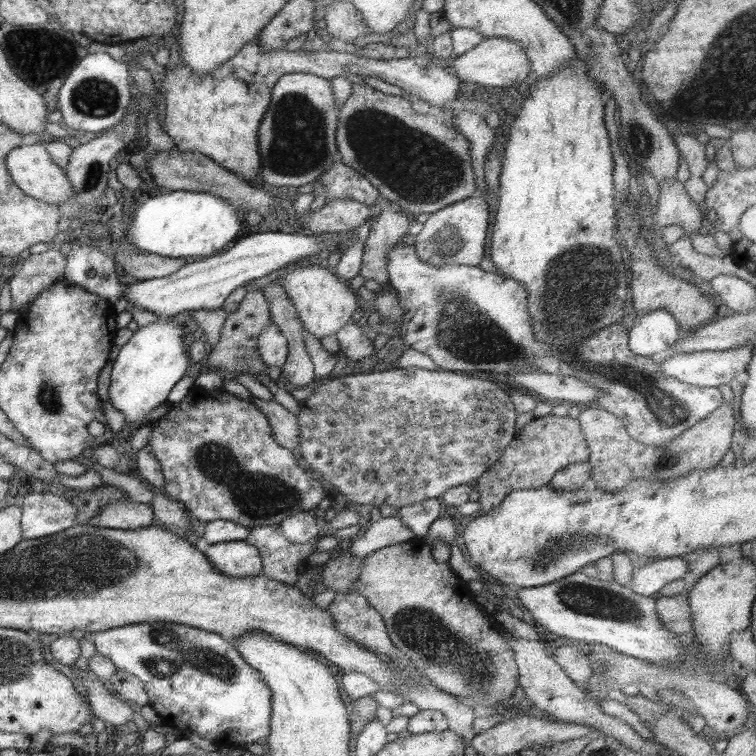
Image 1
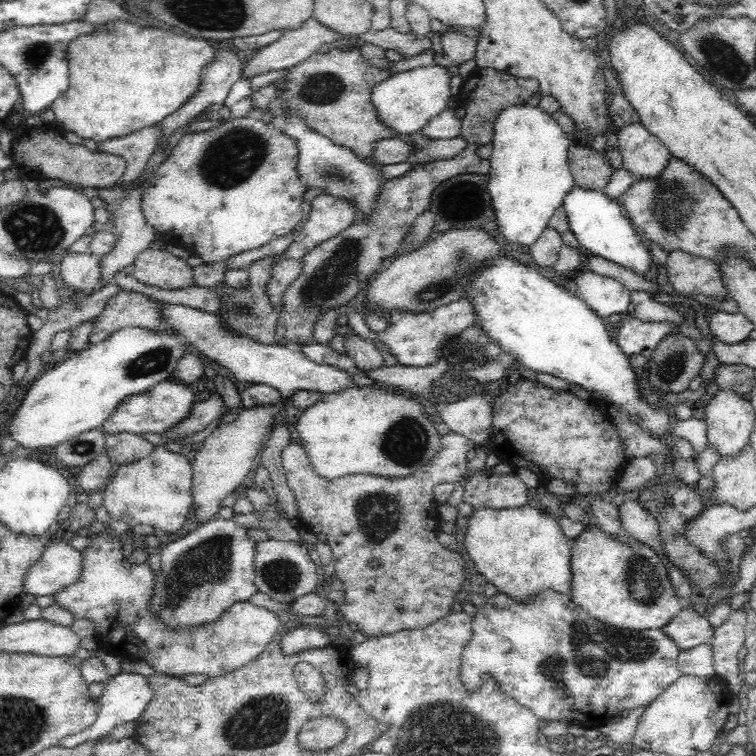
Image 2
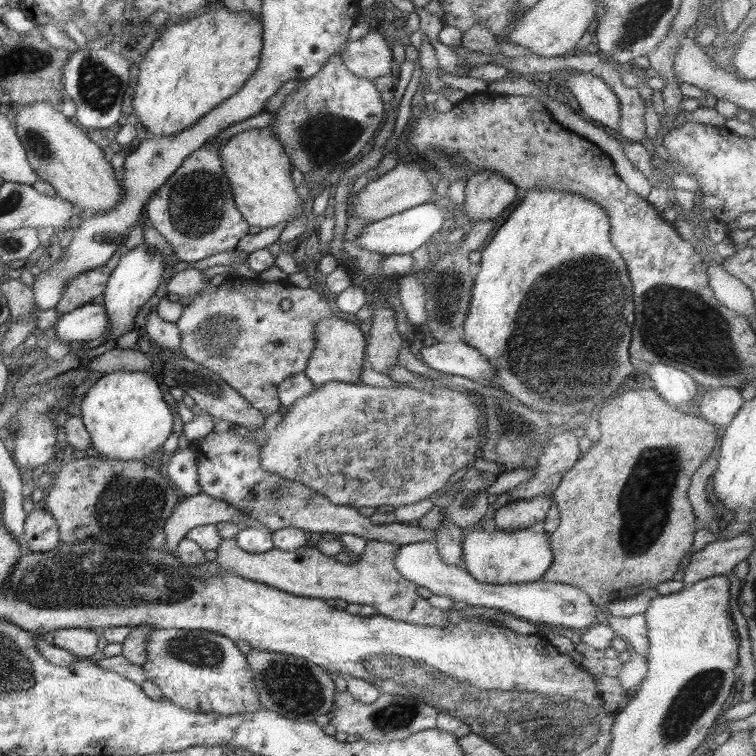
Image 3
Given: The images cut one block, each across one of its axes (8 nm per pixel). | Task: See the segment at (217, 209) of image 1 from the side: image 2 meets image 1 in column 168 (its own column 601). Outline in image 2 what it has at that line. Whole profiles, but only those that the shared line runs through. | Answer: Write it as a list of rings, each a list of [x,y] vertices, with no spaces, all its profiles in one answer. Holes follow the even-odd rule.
[[[575,188],[564,198],[563,208],[568,217],[569,231],[588,254],[614,262],[642,277],[650,270],[652,258],[648,248],[643,246],[638,230],[616,200],[610,199],[603,190]]]

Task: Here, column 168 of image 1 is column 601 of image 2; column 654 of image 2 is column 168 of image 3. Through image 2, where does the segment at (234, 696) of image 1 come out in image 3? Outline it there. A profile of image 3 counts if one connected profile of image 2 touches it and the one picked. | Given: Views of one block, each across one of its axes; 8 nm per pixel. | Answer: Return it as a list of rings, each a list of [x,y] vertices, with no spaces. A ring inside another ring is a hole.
[[[154,629],[146,634],[147,661],[143,665],[144,676],[152,684],[160,688],[162,696],[168,702],[192,712],[200,714],[242,714],[262,710],[258,693],[252,684],[252,674],[247,663],[247,655],[243,654],[236,642],[224,635],[207,630]]]

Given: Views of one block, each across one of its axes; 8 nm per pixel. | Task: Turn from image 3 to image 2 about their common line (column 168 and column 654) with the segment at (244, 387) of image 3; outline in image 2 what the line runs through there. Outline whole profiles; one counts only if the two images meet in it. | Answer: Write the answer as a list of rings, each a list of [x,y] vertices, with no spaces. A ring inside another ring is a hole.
[[[595,255],[588,260],[587,267],[595,274],[618,280],[618,282],[622,283],[629,291],[641,290],[642,292],[654,294],[659,287],[658,283],[652,283],[632,270],[627,270],[614,262],[609,262]]]

